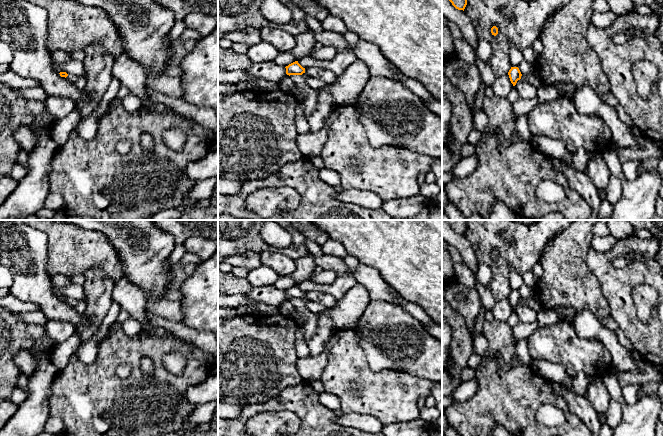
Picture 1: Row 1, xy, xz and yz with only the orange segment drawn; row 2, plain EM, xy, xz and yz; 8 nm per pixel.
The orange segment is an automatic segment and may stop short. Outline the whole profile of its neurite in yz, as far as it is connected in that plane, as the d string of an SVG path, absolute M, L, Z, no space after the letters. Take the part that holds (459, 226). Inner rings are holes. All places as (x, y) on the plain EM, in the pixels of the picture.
M447 220L452 229L458 233L463 234L467 229L467 221L466 220Z

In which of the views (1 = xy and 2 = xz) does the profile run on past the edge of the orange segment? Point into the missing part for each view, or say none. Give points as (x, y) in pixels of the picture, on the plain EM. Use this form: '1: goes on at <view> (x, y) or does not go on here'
1: does not go on here
2: does not go on here

